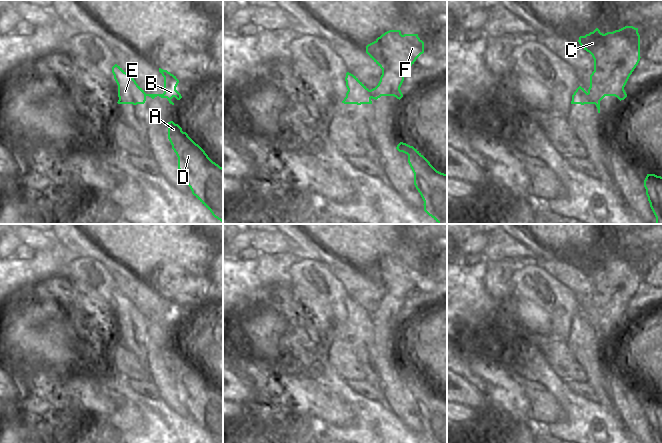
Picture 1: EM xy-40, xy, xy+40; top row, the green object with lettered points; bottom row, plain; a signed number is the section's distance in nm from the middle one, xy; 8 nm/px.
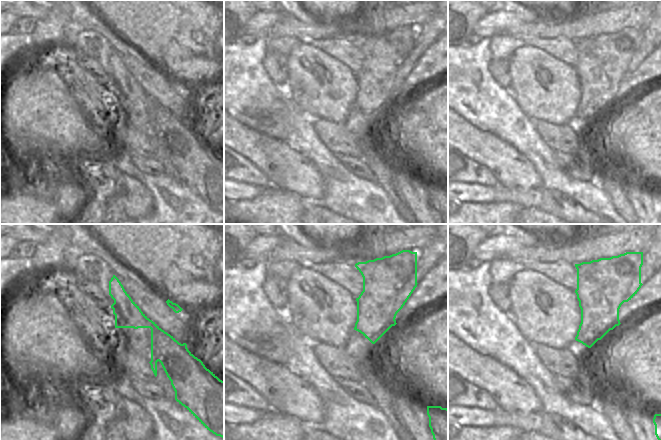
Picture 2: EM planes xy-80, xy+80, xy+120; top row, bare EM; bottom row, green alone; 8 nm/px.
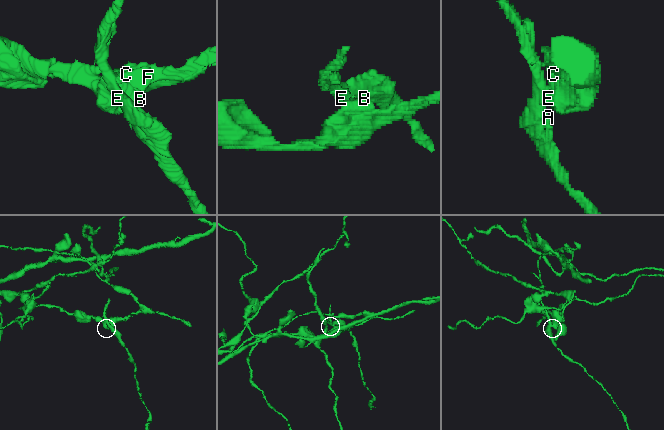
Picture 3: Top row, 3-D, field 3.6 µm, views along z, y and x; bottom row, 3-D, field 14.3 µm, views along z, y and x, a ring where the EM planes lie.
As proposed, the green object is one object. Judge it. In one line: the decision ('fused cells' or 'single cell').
fused cells

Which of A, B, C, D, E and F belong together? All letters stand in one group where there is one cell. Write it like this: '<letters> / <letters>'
A D E / B C F

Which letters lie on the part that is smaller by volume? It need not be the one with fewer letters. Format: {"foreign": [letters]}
{"foreign": ["A", "D", "E"]}

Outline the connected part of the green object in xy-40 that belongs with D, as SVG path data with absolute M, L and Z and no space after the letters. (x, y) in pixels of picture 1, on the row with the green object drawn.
M170 121L167 126L182 179L212 215L223 222L223 168L213 162L178 124Z

